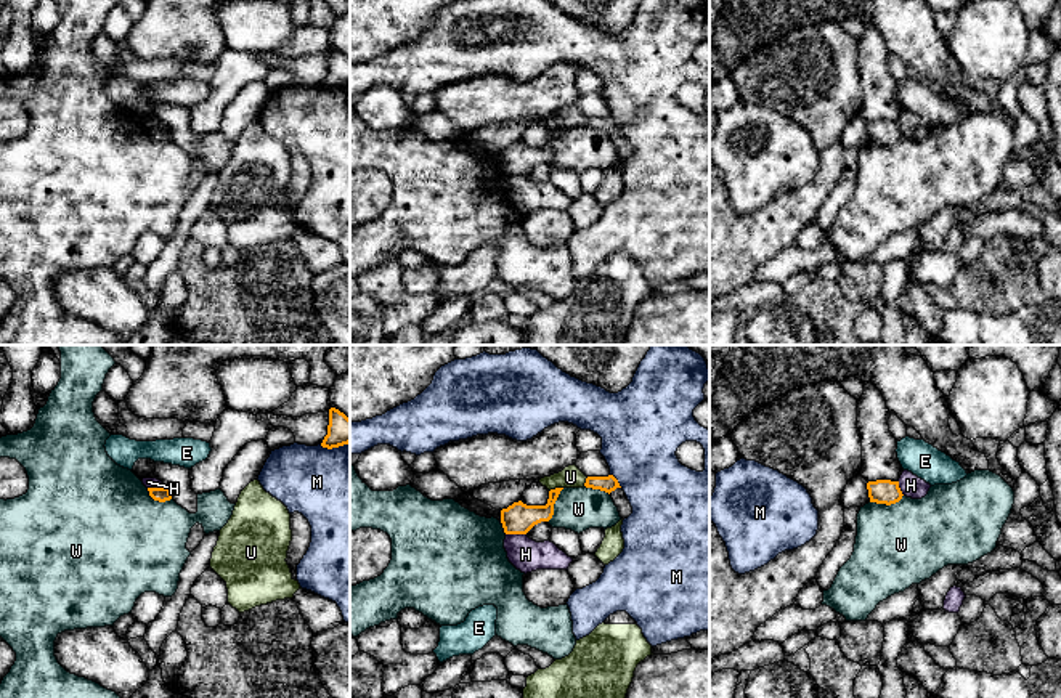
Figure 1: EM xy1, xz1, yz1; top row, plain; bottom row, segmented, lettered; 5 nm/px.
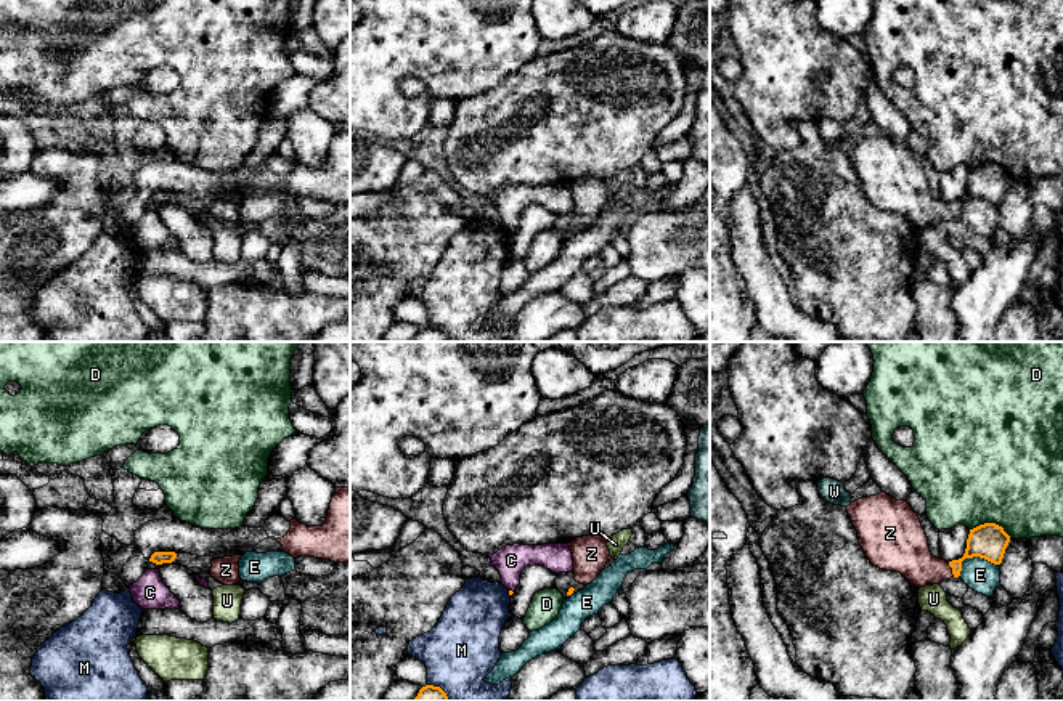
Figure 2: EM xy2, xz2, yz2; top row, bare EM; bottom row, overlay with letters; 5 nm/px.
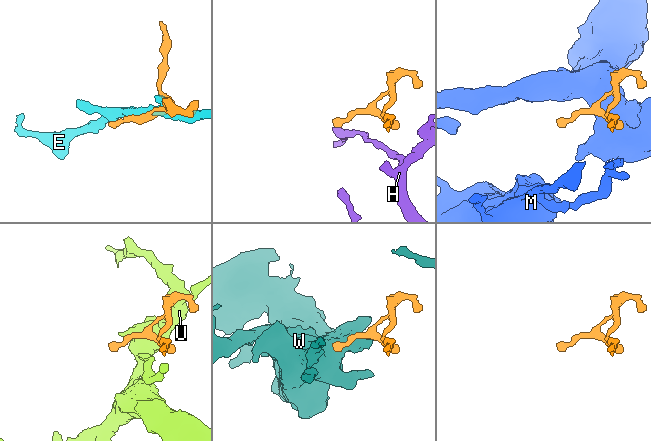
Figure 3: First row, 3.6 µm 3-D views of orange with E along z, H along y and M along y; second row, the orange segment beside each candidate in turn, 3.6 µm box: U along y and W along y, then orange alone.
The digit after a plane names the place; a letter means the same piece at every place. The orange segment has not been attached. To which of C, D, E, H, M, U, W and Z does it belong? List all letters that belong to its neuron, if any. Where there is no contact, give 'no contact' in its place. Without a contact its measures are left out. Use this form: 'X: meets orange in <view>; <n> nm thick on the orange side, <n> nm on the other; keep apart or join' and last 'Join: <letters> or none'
C: meets orange in xz2; 20 nm thick on the orange side, 160 nm on the other; keep apart
D: meets orange in yz2; 180 nm thick on the orange side, 500 nm on the other; keep apart
E: meets orange in yz2; 180 nm thick on the orange side, 160 nm on the other; keep apart
H: meets orange in xz1; 160 nm thick on the orange side, 160 nm on the other; keep apart
M: meets orange in xz1; 80 nm thick on the orange side, 380 nm on the other; keep apart
U: meets orange in xz1; 160 nm thick on the orange side, 110 nm on the other; keep apart
W: meets orange in yz1; 130 nm thick on the orange side, 420 nm on the other; keep apart
Z: meets orange in yz2; 180 nm thick on the orange side, 220 nm on the other; join
Join: Z

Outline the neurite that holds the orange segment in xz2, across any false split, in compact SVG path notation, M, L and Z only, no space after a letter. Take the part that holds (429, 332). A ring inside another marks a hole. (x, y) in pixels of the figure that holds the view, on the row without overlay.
M426 326L419 330L417 337L411 342L450 342L440 327Z

